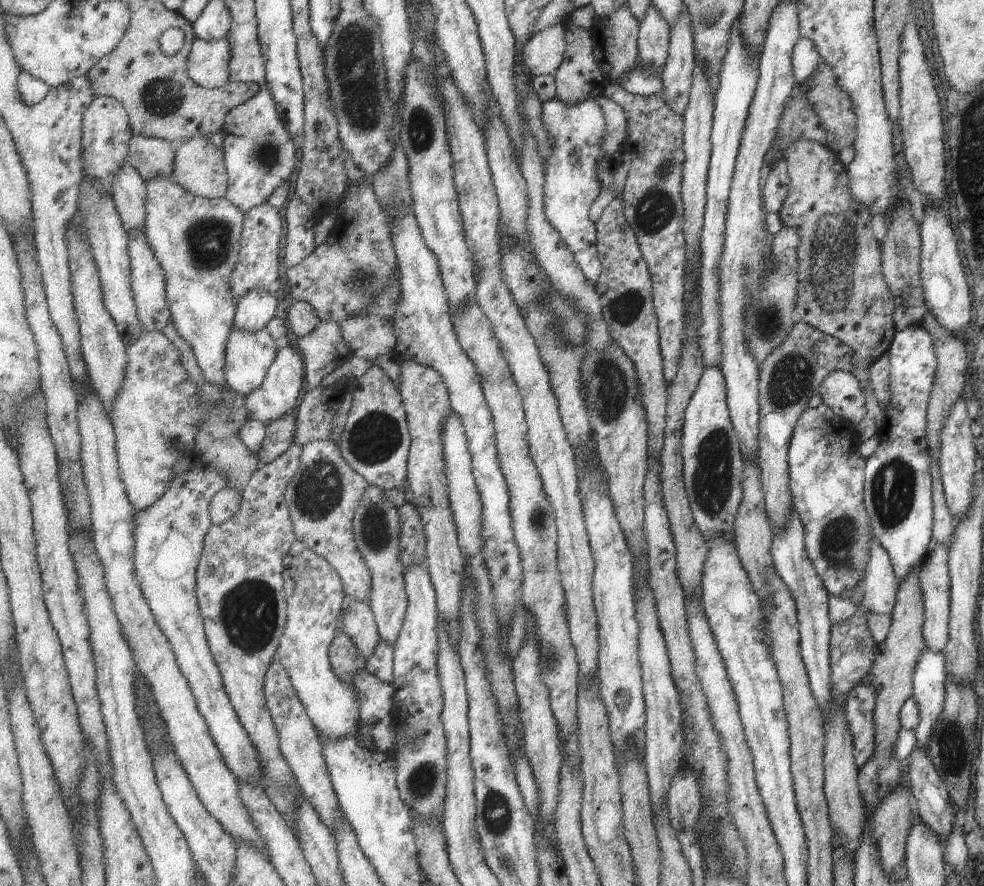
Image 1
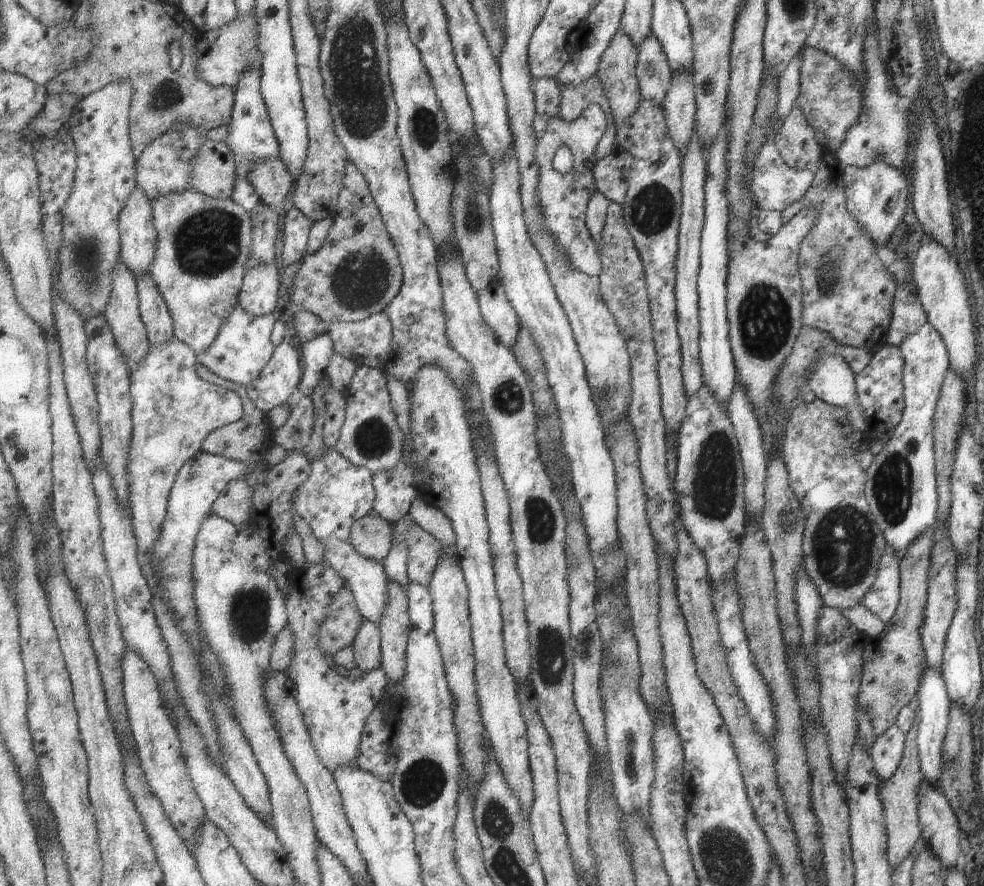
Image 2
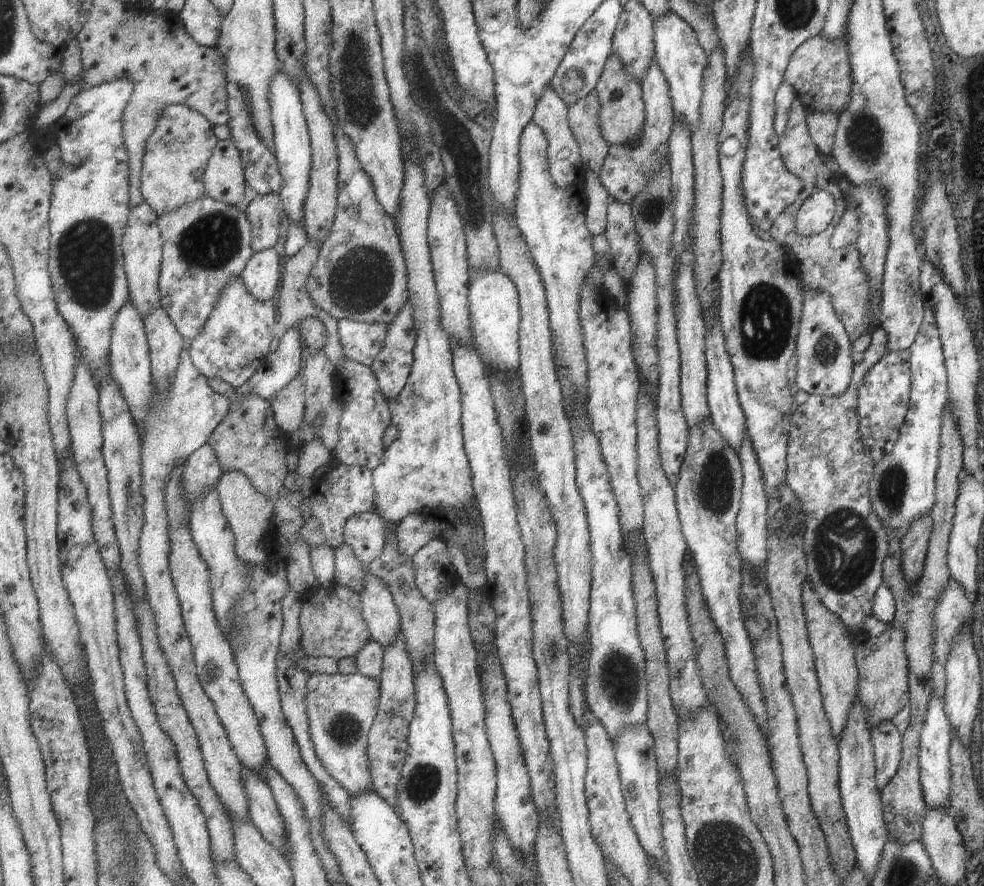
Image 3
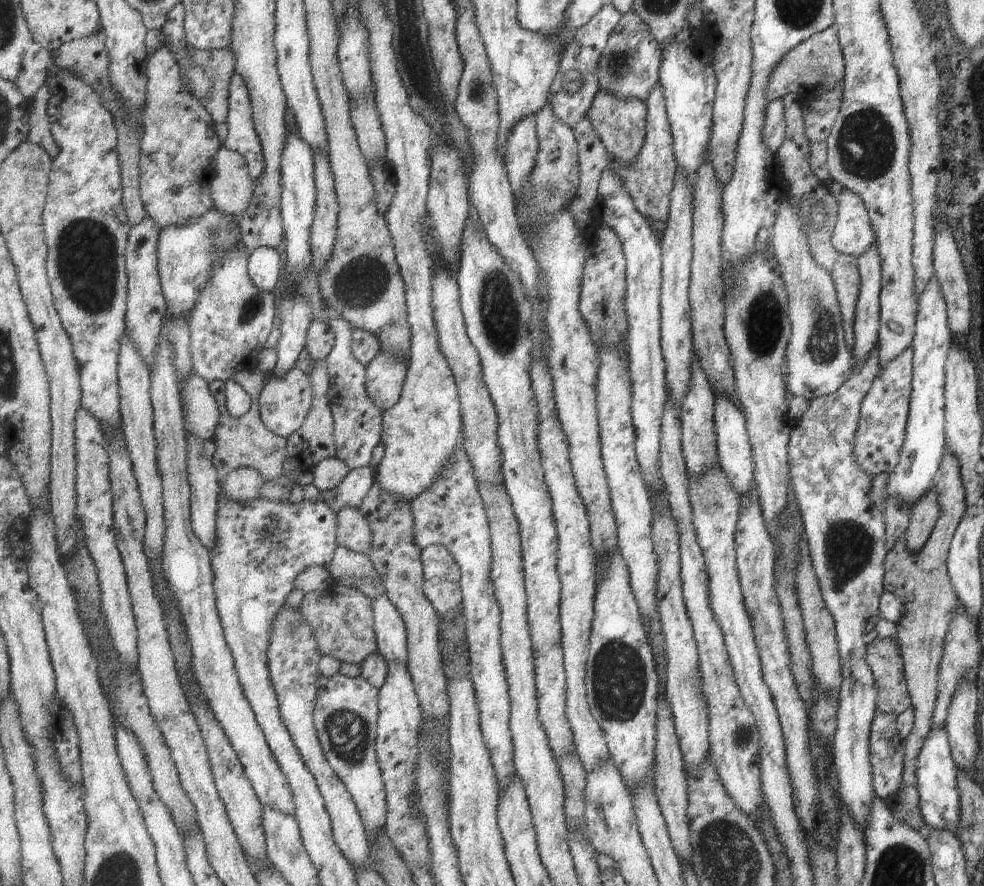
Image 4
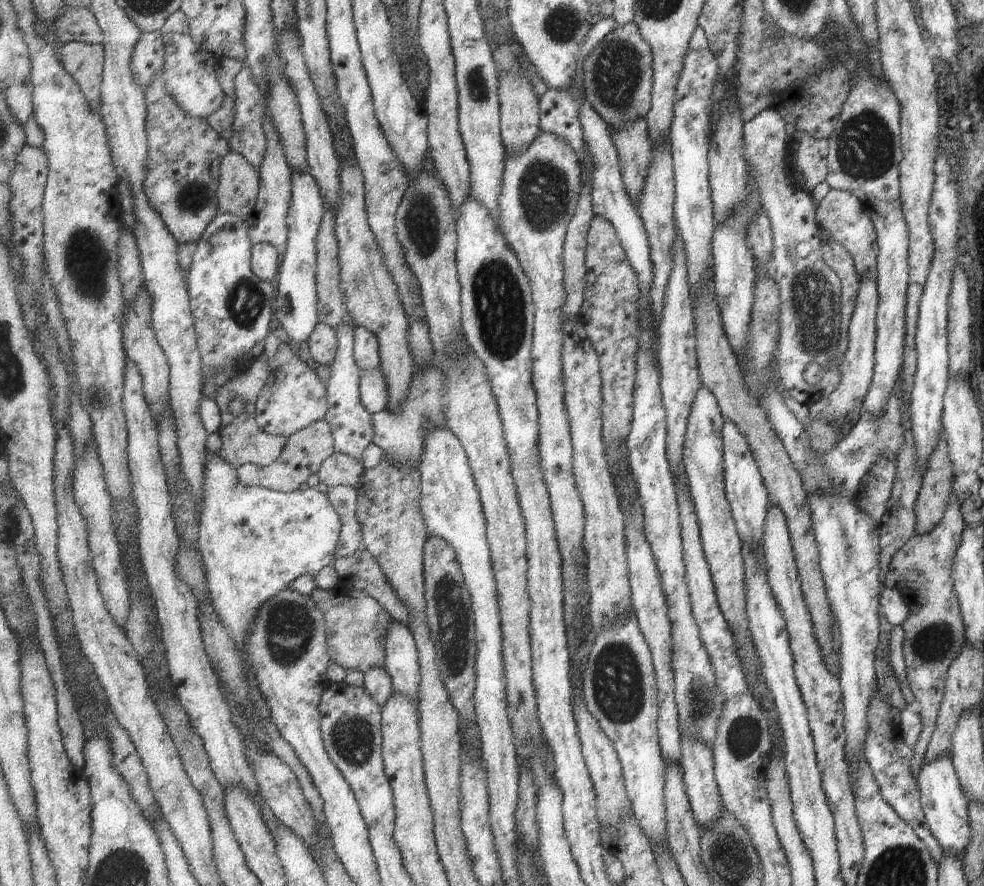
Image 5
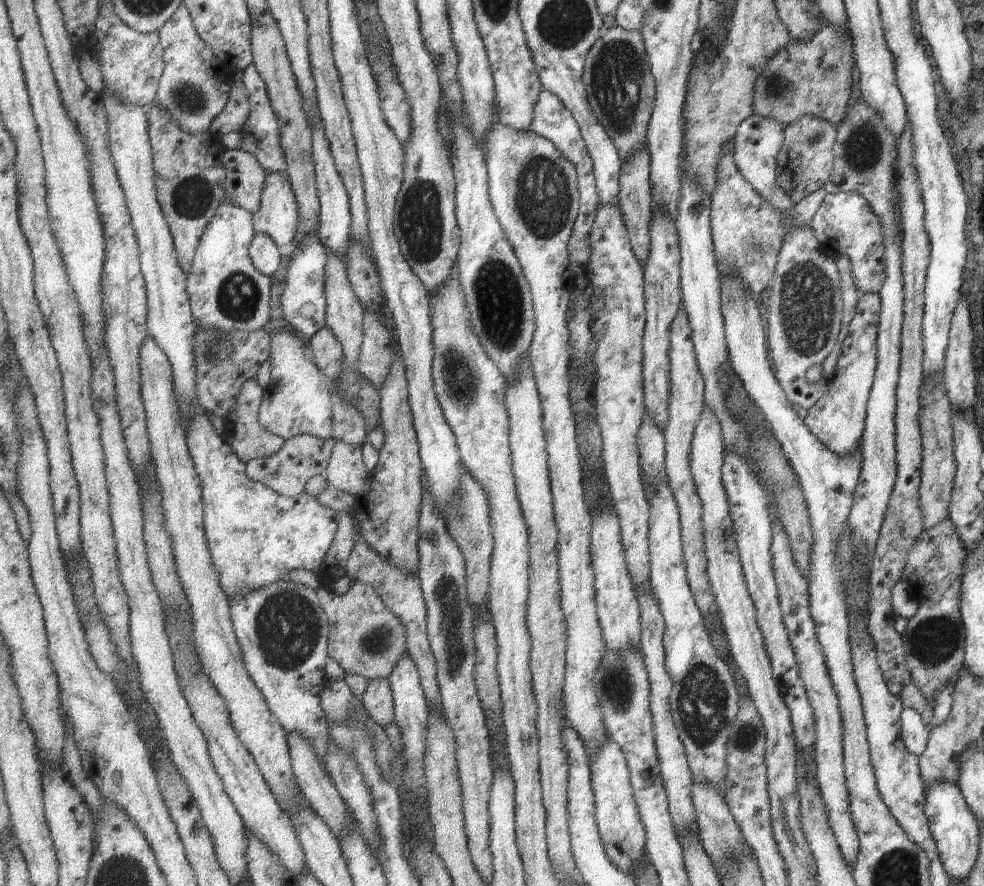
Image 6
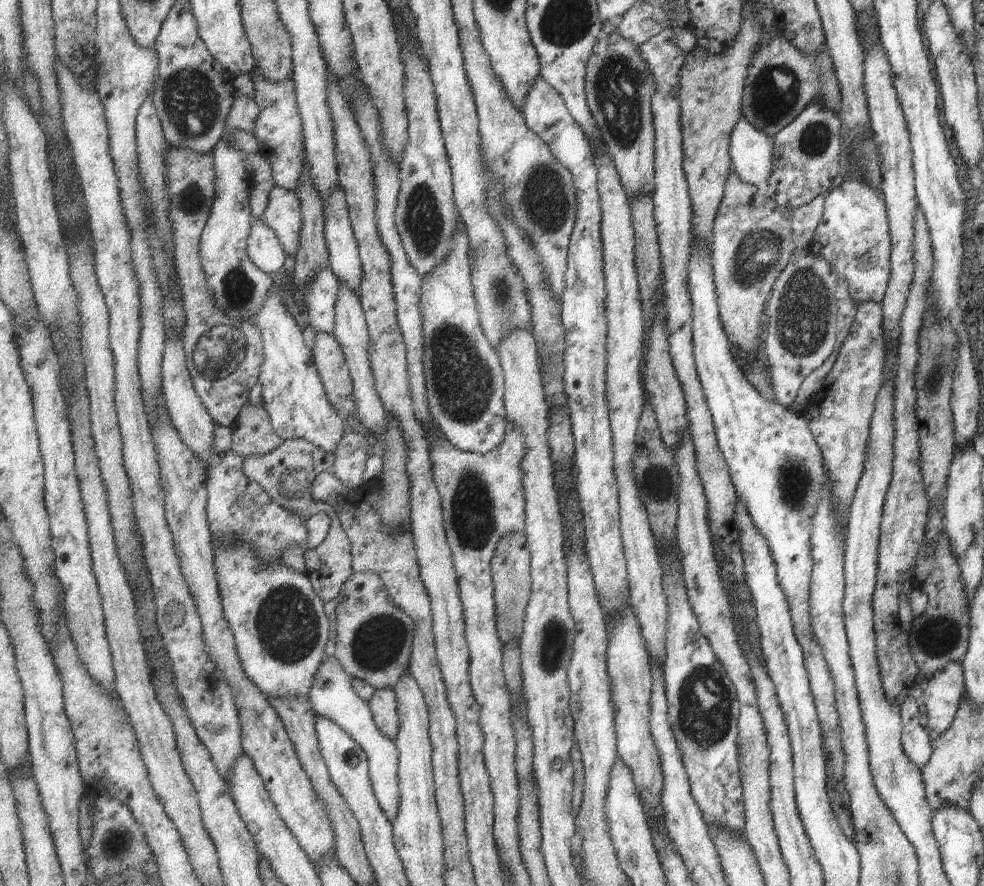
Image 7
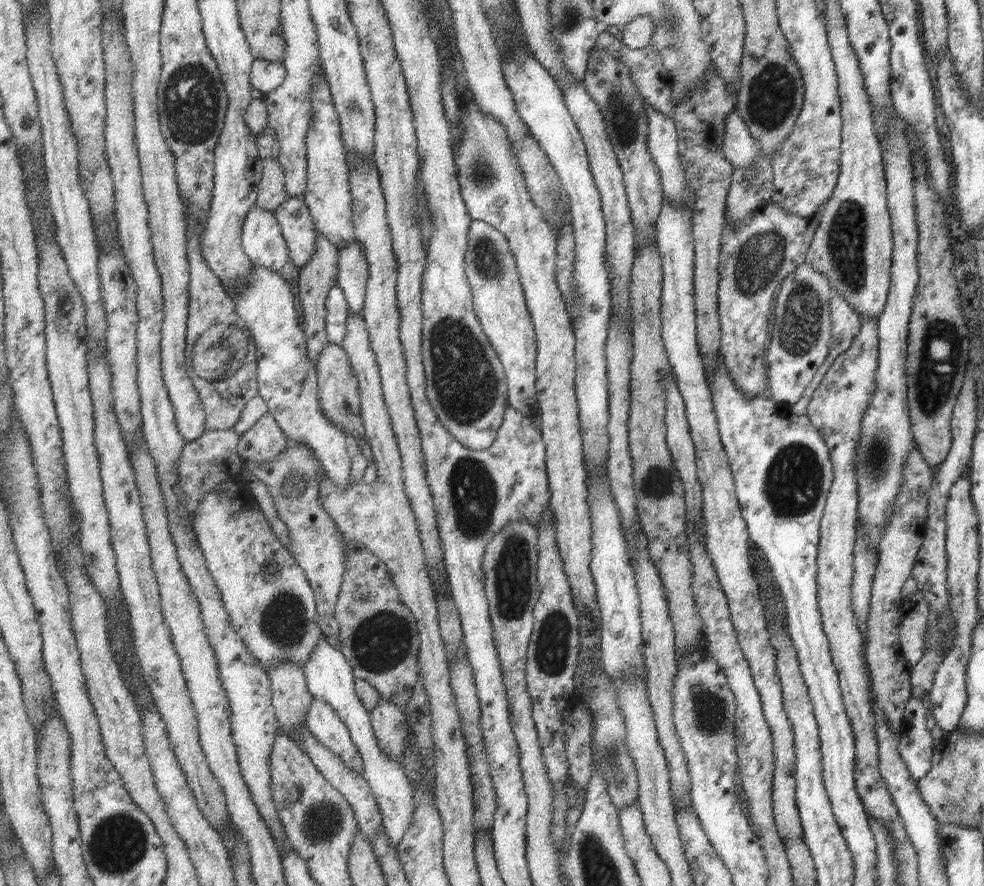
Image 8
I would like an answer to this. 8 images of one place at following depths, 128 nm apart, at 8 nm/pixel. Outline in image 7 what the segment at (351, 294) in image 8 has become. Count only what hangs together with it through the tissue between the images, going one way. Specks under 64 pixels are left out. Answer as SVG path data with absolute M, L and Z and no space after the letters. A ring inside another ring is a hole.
M338 190L327 201L325 208L325 236L332 254L330 267L343 285L359 294L364 280L364 264L360 257L360 246L350 219L345 191Z

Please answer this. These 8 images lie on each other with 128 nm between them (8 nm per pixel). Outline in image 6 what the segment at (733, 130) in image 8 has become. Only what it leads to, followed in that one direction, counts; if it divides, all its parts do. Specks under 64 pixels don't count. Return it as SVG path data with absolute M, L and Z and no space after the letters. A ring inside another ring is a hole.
M755 113L748 116L737 127L735 138L732 139L732 157L736 167L746 181L776 211L788 211L795 203L781 190L775 176L776 154L781 146L783 125L768 121Z

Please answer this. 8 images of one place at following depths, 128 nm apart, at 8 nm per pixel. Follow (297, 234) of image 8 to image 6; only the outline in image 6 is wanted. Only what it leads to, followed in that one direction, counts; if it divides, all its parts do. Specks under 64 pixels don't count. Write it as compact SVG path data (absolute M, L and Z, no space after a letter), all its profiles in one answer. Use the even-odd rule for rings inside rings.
M268 173L268 182L262 196L262 207L254 214L257 233L265 233L279 248L295 243L300 224L300 204L290 177L281 173Z

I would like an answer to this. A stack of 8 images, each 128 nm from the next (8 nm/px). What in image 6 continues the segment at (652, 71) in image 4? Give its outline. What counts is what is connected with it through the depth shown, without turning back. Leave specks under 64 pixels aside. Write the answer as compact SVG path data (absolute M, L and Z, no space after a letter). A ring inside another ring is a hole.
M619 26L609 28L593 45L584 66L589 102L600 123L612 137L623 166L638 151L648 148L648 128L656 107L656 78L652 73L644 36Z

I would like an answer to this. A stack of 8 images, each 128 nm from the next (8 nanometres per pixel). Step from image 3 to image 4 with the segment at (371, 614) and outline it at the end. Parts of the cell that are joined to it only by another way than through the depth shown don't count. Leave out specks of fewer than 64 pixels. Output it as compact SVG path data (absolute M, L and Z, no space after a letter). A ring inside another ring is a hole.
M387 594L372 600L379 652L389 665L408 662L408 628Z

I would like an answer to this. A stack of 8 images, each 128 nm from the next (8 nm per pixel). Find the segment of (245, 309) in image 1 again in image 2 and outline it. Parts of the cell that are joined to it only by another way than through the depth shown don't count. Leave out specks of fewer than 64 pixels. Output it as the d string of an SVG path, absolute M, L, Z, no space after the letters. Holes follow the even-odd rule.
M252 263L244 276L240 292L240 304L252 315L272 313L279 302L279 270L275 263Z

